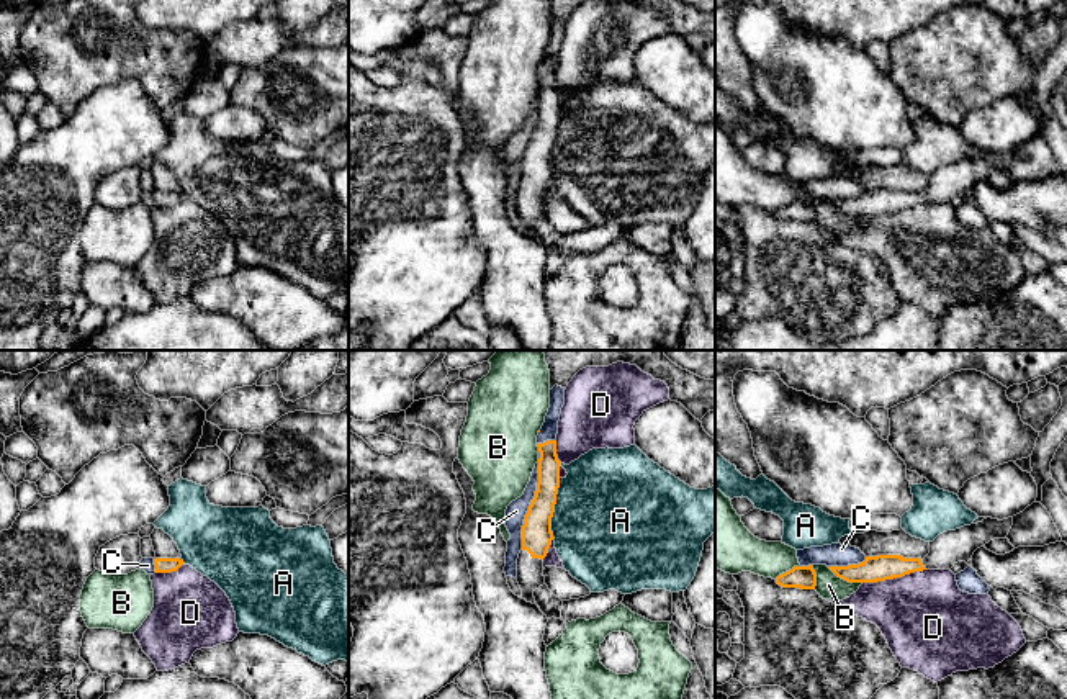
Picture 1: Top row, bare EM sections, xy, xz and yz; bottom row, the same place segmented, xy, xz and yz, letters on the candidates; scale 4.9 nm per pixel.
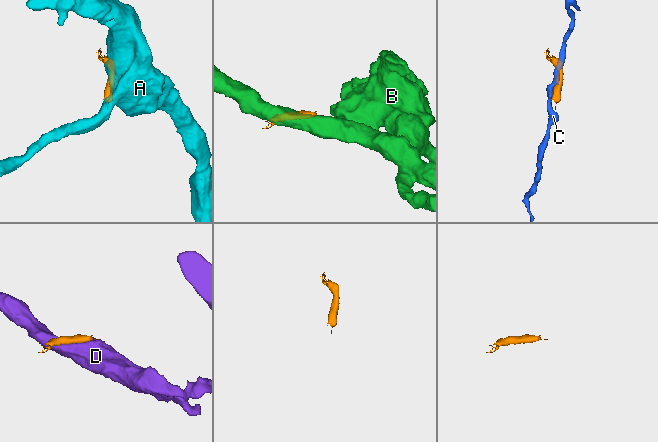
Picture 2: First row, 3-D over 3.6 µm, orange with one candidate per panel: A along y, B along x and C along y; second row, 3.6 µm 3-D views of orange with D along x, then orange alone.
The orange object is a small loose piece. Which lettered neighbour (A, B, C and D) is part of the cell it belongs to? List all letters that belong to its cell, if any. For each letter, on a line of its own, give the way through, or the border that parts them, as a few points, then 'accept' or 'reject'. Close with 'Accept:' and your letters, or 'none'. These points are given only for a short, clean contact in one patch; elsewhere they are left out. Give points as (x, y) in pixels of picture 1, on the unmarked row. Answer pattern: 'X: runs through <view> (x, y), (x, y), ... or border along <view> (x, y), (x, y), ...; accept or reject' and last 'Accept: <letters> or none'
A: border along xz (560, 112), (552, 151), (552, 171); reject
B: reject
C: reject
D: reject
Accept: none

